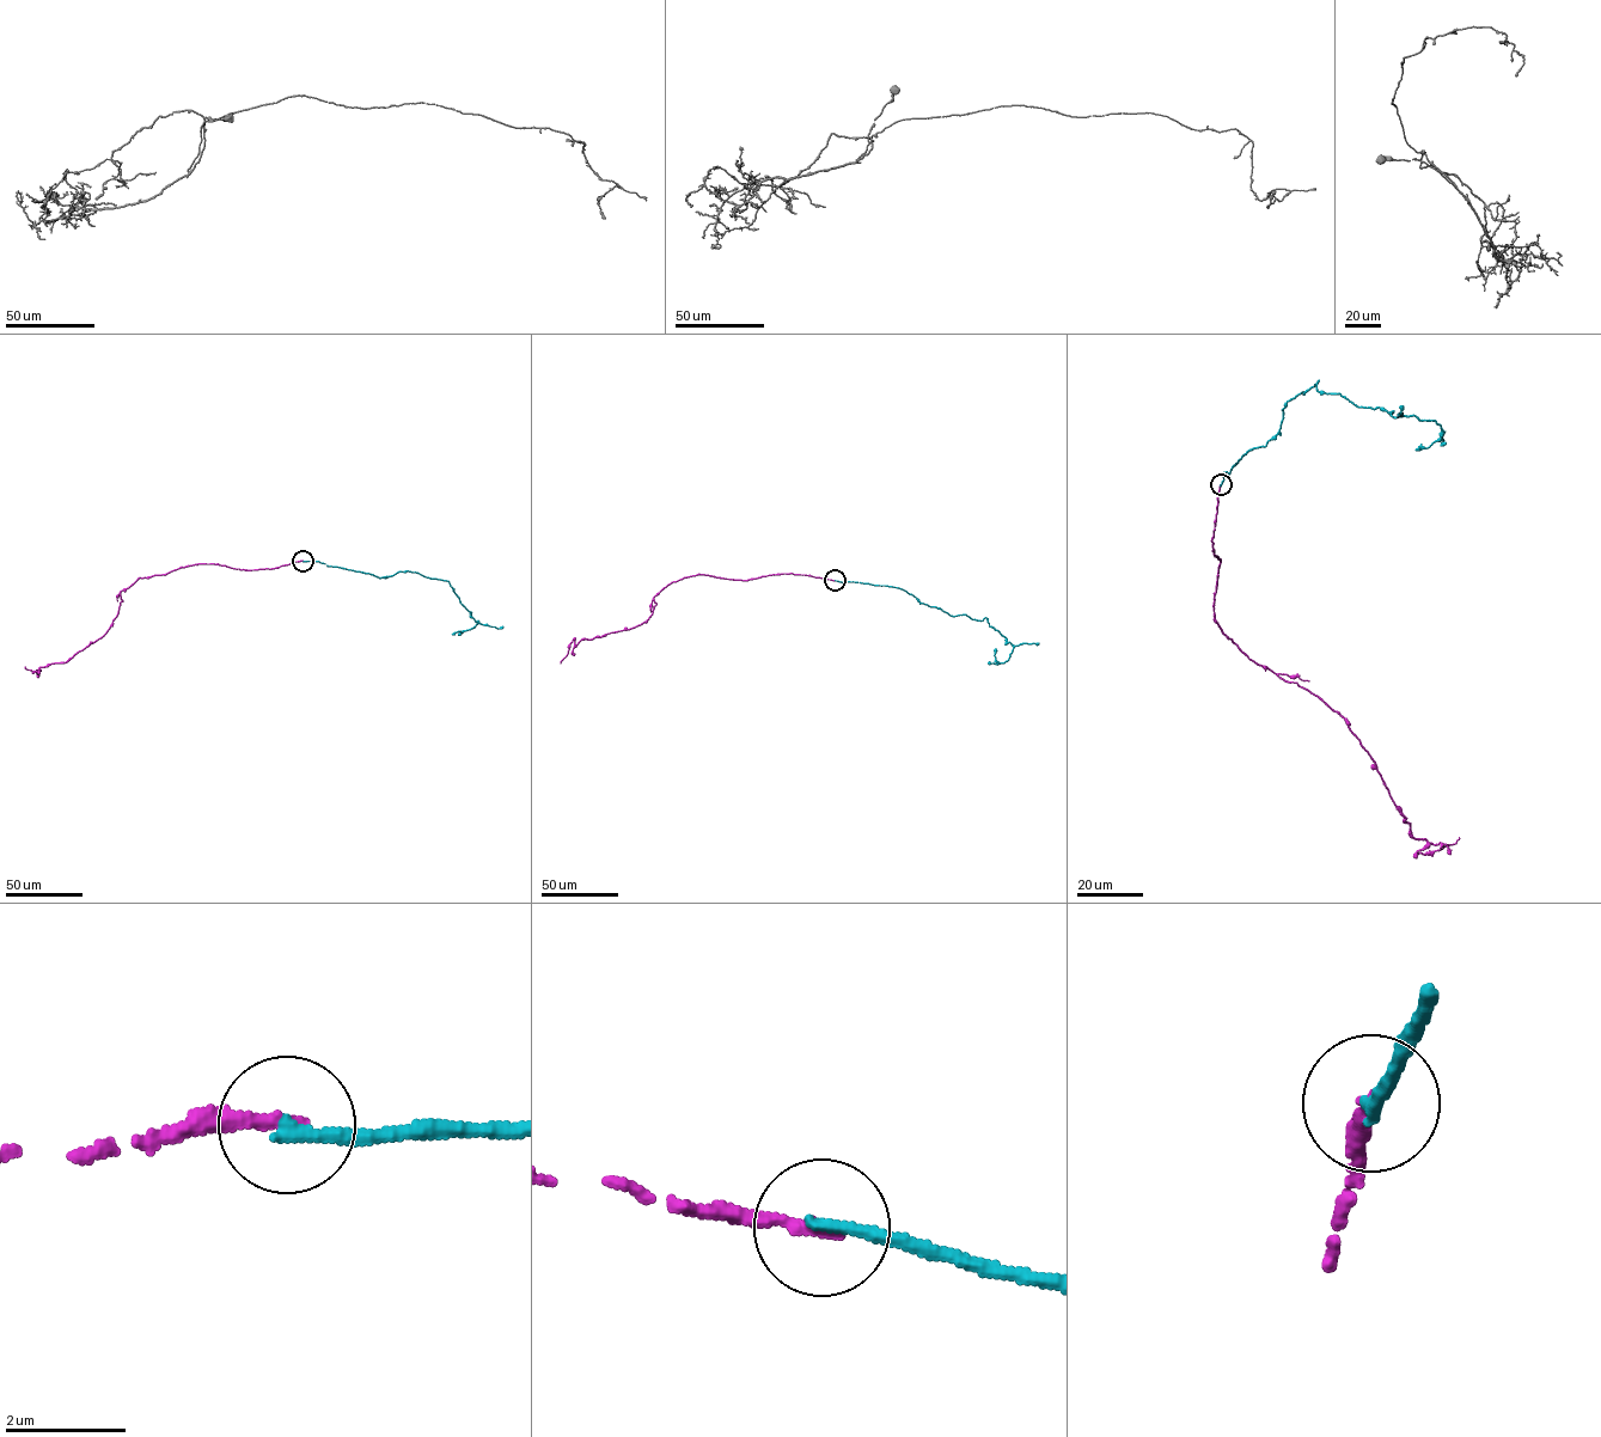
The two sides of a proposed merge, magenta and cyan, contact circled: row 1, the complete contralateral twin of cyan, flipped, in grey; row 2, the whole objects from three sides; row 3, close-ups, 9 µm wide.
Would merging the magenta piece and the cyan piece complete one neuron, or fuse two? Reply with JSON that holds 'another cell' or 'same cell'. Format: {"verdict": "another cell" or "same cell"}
{"verdict": "another cell"}

